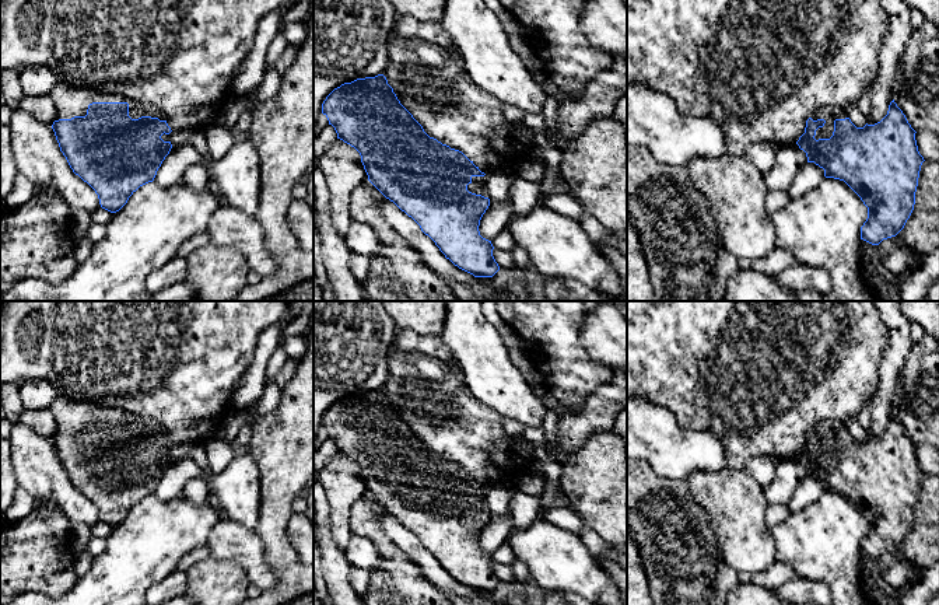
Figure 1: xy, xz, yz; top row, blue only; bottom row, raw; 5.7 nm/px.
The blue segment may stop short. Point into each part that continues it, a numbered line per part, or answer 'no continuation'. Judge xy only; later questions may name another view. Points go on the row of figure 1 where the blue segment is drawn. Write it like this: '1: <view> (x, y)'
1: xy (70, 101)

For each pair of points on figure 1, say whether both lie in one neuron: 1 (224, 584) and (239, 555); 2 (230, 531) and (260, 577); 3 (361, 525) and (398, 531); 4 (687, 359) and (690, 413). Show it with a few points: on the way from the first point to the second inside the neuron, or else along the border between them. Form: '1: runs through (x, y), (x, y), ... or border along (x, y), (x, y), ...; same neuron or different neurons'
1: border along (210, 553), (217, 559), (235, 563), (251, 583); different neurons
2: runs through (237, 542), (249, 555), (255, 566); same neuron
3: border along (384, 510), (381, 514), (382, 531), (405, 553); different neurons
4: runs through (690, 373), (690, 399); same neuron

